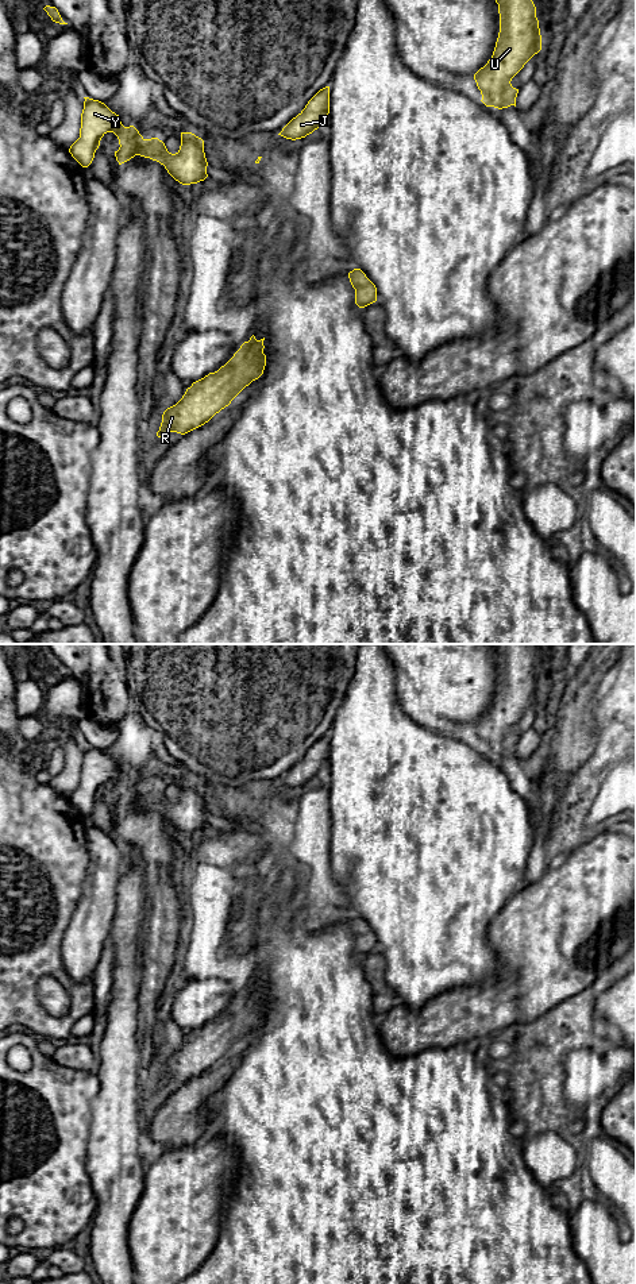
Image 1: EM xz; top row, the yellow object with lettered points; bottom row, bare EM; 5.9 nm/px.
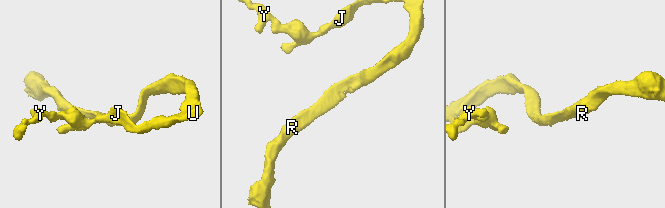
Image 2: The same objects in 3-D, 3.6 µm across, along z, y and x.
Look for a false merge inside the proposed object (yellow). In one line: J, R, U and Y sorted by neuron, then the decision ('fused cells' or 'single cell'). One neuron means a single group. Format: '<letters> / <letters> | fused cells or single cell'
J R U Y | single cell

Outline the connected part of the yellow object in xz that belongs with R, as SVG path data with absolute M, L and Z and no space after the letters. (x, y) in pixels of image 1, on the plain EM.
M253 983L217 1019L193 1030L182 1046L163 1060L157 1084L166 1086L170 1080L185 1083L228 1054L246 1034L263 1022L263 988L265 986L257 988Z

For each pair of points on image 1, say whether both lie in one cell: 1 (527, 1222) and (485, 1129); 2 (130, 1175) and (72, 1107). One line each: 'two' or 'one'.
1: one
2: two

